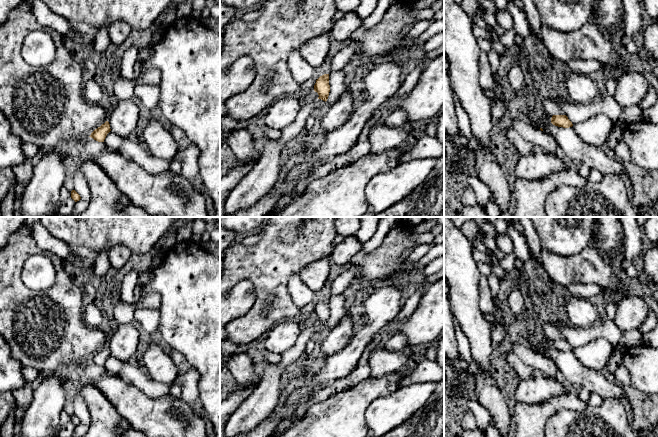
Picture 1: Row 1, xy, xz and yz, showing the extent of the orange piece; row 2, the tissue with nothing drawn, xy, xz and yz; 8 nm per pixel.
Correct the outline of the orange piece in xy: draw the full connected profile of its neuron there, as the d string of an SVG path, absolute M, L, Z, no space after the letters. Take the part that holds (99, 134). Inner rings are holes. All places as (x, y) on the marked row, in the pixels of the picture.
M106 121L104 124L102 124L100 127L95 129L89 137L93 138L94 140L98 142L104 142L107 134L111 131L110 124L108 121Z

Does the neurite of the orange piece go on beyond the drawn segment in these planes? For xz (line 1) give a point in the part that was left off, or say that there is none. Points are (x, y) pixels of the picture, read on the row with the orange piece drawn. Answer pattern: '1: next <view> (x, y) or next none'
1: next none

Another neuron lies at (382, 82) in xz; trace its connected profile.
M377 62L364 82L367 101L355 108L345 124L325 134L319 148L314 152L314 157L296 164L282 183L288 184L303 172L317 168L352 149L374 111L386 105L401 87L402 67L393 62Z

